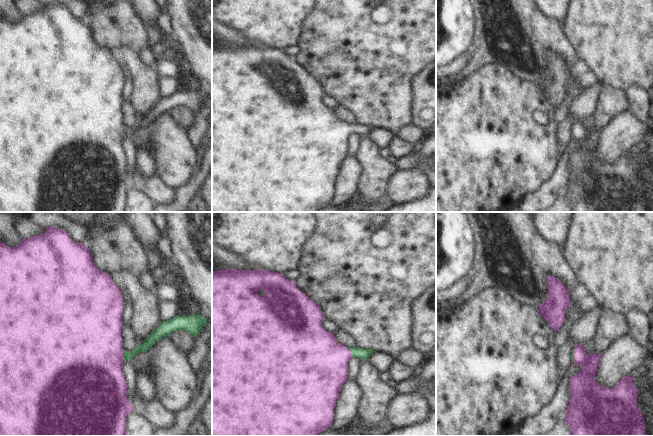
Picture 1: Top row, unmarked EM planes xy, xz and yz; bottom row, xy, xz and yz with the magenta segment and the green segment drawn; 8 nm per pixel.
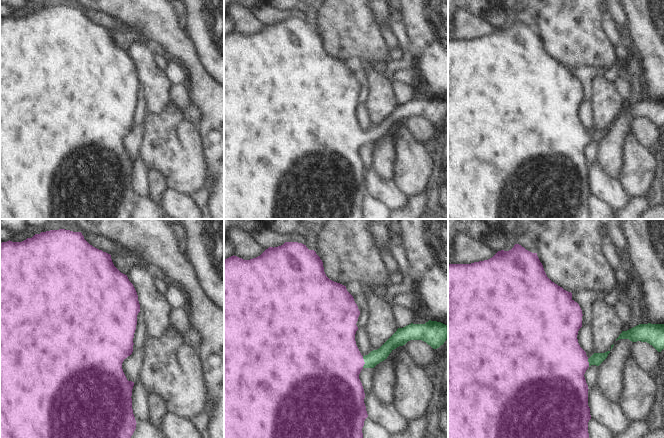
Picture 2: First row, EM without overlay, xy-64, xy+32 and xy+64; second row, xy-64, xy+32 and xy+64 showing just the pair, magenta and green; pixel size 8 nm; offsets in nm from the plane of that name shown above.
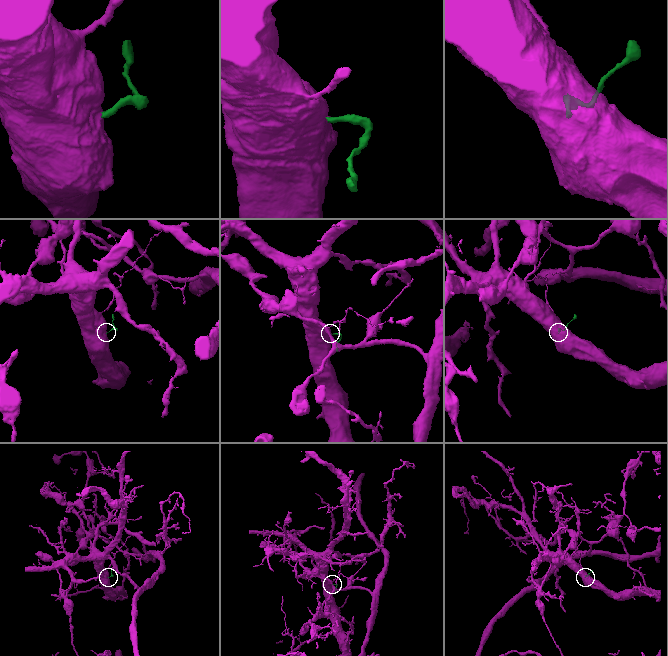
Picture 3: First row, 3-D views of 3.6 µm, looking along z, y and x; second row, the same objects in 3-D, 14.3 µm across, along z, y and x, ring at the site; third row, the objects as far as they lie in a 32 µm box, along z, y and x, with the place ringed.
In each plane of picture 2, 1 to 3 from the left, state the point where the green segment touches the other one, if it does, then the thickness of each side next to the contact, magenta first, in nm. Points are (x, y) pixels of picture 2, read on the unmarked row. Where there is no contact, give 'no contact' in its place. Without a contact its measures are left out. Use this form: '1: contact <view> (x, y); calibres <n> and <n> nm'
1: no contact
2: contact xy+32 (364, 138); calibres 460 and 110 nm
3: contact xy+64 (588, 138); calibres 460 and 100 nm

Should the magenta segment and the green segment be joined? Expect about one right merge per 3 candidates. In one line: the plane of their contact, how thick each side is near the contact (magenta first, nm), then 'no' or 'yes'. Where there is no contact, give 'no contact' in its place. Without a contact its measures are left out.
xy | 500/80 nm | yes

